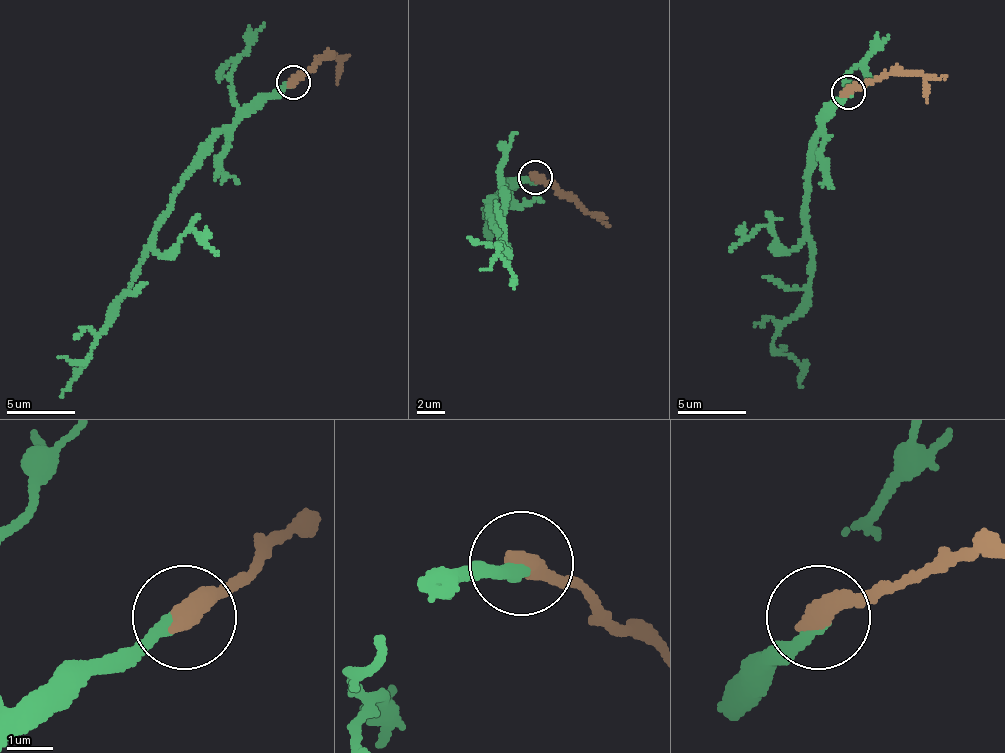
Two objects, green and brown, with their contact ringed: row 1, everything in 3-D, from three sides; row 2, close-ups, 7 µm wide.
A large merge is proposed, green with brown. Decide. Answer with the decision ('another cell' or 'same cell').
another cell

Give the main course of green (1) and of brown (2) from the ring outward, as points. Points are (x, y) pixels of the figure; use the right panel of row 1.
1: (848, 93), (829, 104), (812, 145), (804, 197), (810, 292), (773, 344), (801, 367), (802, 386)
2: (848, 93), (889, 74), (947, 76)

